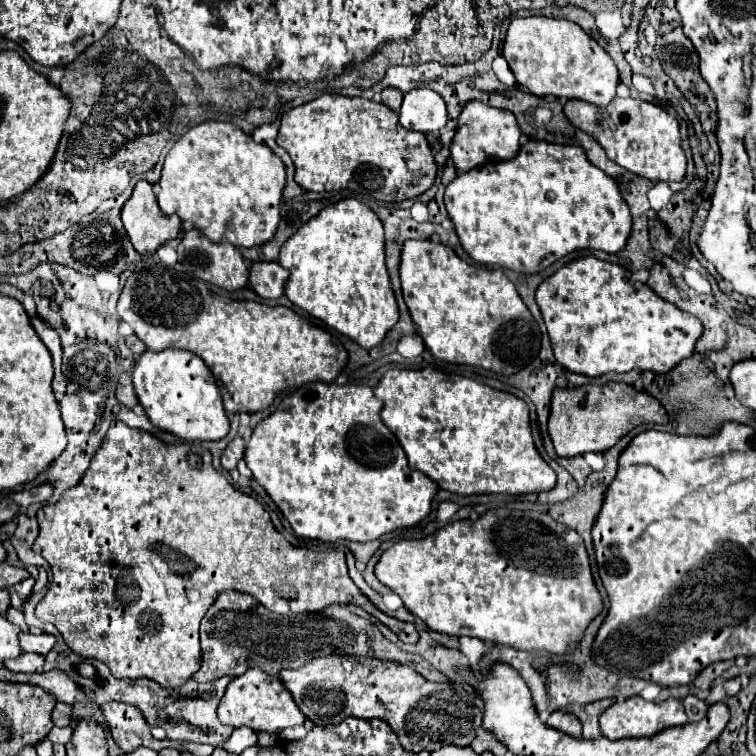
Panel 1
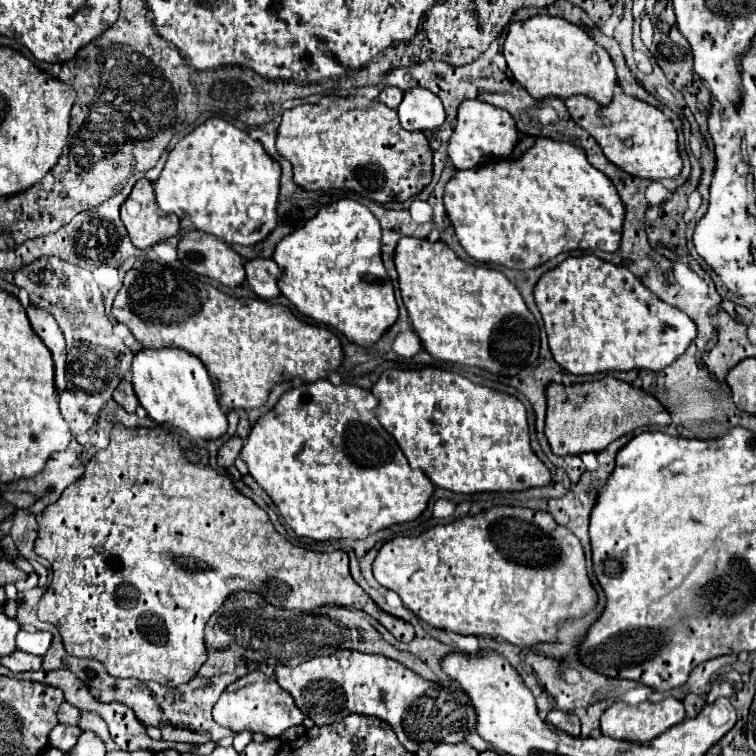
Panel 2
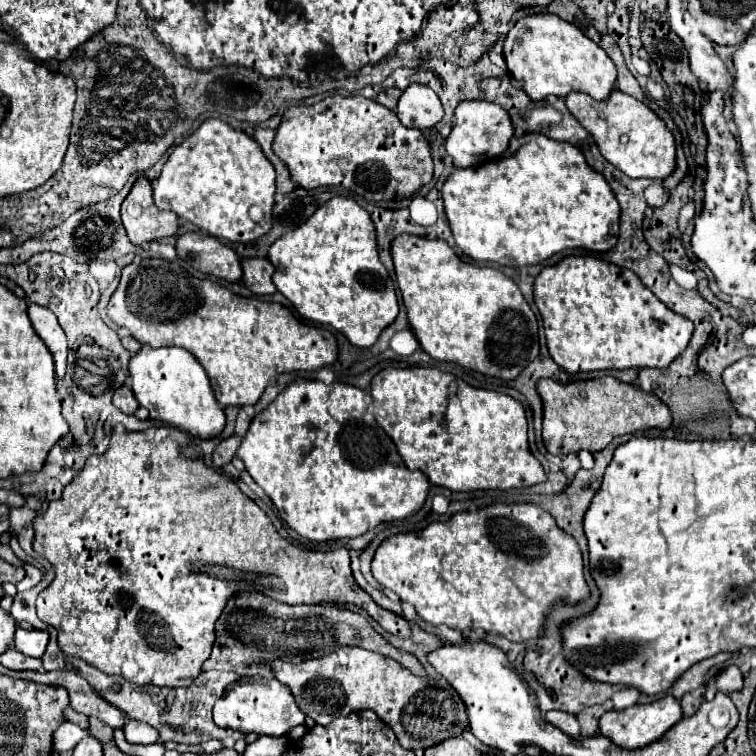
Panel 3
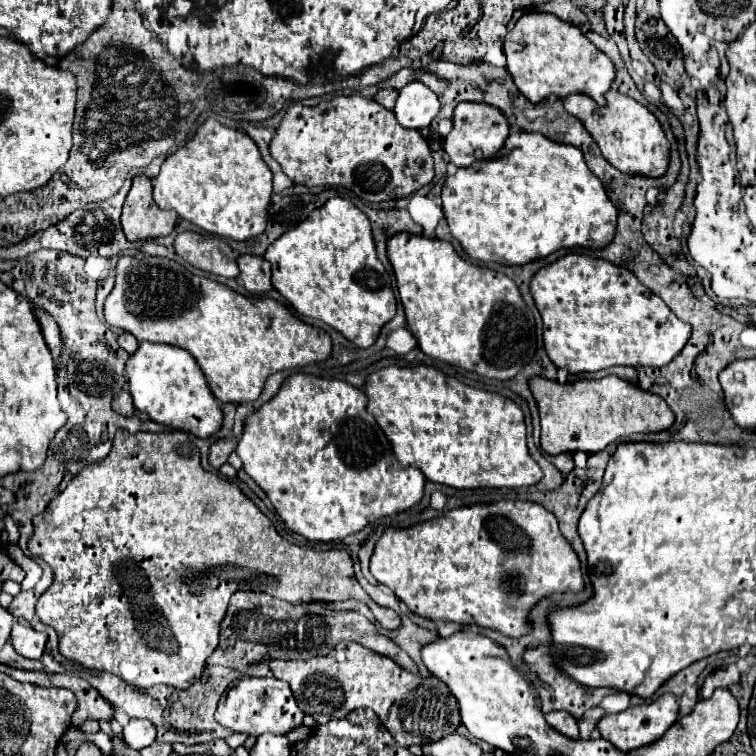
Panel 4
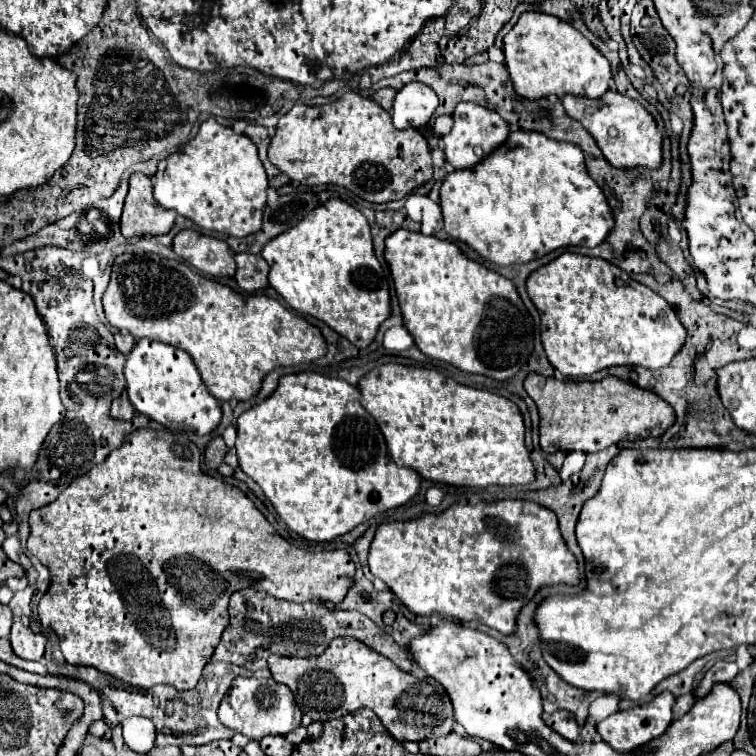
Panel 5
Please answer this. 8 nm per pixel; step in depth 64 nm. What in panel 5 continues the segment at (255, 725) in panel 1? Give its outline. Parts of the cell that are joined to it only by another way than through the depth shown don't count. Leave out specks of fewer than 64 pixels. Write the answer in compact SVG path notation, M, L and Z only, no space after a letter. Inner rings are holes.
M238 676L232 682L232 688L228 690L228 694L222 698L220 708L218 708L218 720L232 728L234 732L240 732L252 740L260 740L268 734L288 734L294 728L300 726L302 720L302 712L296 706L296 700L292 698L292 692L288 690L288 686L268 678L268 680L260 680L256 676L244 678Z

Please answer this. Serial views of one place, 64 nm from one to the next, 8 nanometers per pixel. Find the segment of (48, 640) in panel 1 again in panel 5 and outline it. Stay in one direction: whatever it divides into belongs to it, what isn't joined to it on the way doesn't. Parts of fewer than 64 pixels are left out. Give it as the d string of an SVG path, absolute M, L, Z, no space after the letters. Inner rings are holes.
M16 620L14 626L12 626L10 644L12 644L12 650L20 658L24 658L24 660L42 660L44 648L46 648L46 636L38 634L38 632L32 632L20 620Z

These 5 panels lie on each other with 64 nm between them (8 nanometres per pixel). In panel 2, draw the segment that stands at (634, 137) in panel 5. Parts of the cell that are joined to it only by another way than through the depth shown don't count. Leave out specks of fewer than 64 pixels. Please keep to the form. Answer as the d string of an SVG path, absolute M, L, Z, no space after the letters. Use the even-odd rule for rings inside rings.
M620 94L608 106L600 106L584 96L572 96L566 100L566 108L572 120L584 128L604 150L604 156L622 168L624 172L648 180L676 178L682 172L682 158L678 154L678 134L670 118L662 110L650 106L638 98Z

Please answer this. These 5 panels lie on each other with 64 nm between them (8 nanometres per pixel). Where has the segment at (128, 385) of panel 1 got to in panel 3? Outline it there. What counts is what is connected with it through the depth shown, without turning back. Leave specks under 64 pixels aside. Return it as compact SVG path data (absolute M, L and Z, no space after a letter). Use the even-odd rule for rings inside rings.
M128 384L120 386L120 388L114 392L112 402L114 402L114 406L120 408L124 414L134 414L134 412L138 410L138 402L136 402L136 398L134 398L134 394L132 394L132 388L130 388Z

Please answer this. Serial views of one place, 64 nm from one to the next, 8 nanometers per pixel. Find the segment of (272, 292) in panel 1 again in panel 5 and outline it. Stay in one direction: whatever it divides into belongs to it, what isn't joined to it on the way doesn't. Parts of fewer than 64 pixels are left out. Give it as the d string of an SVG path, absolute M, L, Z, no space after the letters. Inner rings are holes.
M236 254L236 282L242 290L246 292L256 292L256 290L264 290L268 286L268 270L270 266L266 264L266 260L262 256L254 256L254 254Z

